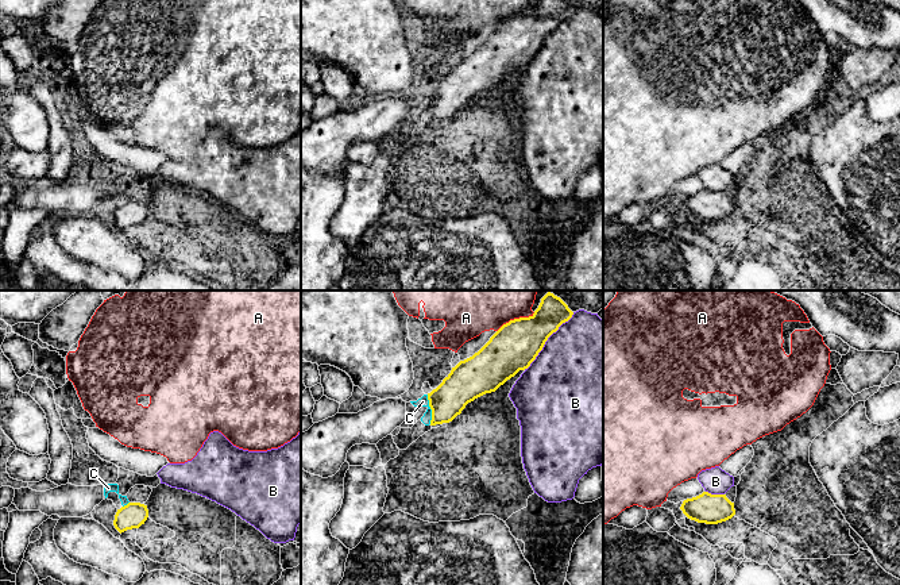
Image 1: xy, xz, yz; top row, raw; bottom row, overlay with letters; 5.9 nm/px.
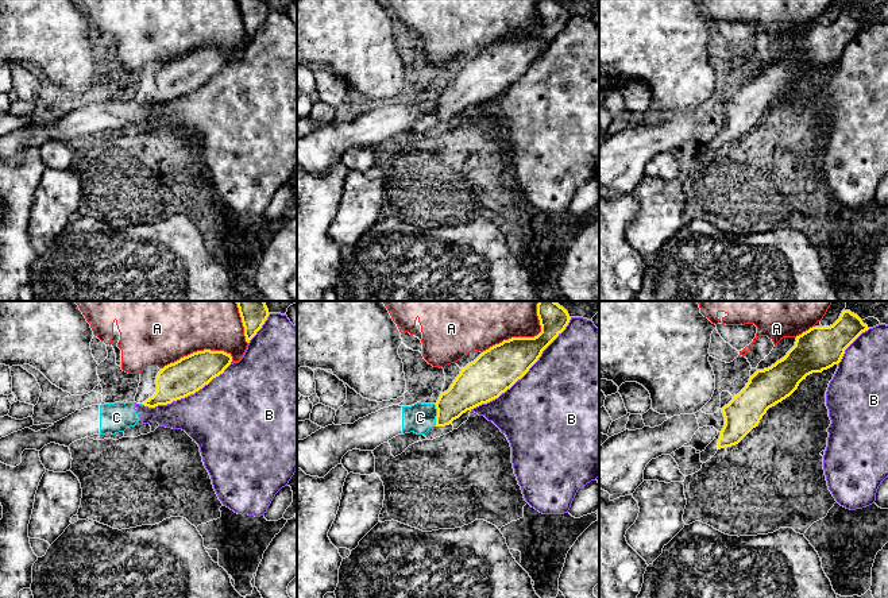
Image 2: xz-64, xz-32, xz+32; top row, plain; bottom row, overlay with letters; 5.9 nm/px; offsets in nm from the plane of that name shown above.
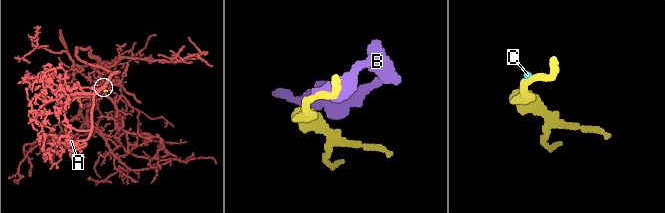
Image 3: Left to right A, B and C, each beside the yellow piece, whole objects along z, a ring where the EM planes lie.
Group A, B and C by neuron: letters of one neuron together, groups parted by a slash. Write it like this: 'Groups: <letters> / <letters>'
Groups: A / B C

